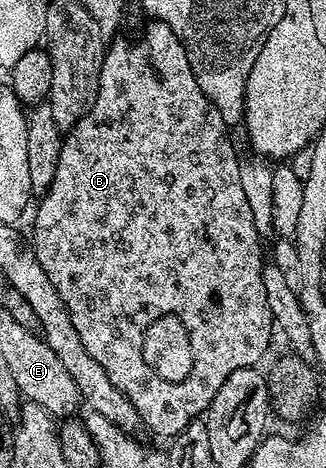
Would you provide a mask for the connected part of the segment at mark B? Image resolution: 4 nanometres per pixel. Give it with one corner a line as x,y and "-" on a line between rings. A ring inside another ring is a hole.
151,20
148,23
135,39
115,36
106,43
103,62
100,64
96,102
83,118
77,120
74,127
66,131
57,160
57,172
53,172
53,184
38,199
35,227
31,234
29,230
29,241
37,252
37,261
45,268
50,283
60,292
86,351
105,368
113,384
132,402
133,408
142,418
142,425
151,429
157,437
172,440
190,422
206,415
209,404
213,404
213,396
217,396
221,384
225,384
225,380
229,380
229,376
233,376
237,368
260,365
263,353
273,346
273,335
269,300
265,300
264,243
253,222
252,209
245,200
244,189
241,188
241,158
235,155
235,146
227,135
230,134
229,127
225,120
221,120
221,112
217,112
209,96
201,92
197,76
193,76
193,68
189,68
187,49
173,32
173,28
169,28
164,22
-
163,310
175,310
175,314
179,314
179,318
187,322
187,330
191,330
191,346
195,346
195,370
191,370
191,378
187,378
183,386
167,386
167,382
159,382
159,378
155,378
155,374
151,374
151,370
143,366
143,358
139,358
139,338
143,338
143,326
147,326
147,322
151,322
155,314
163,314

